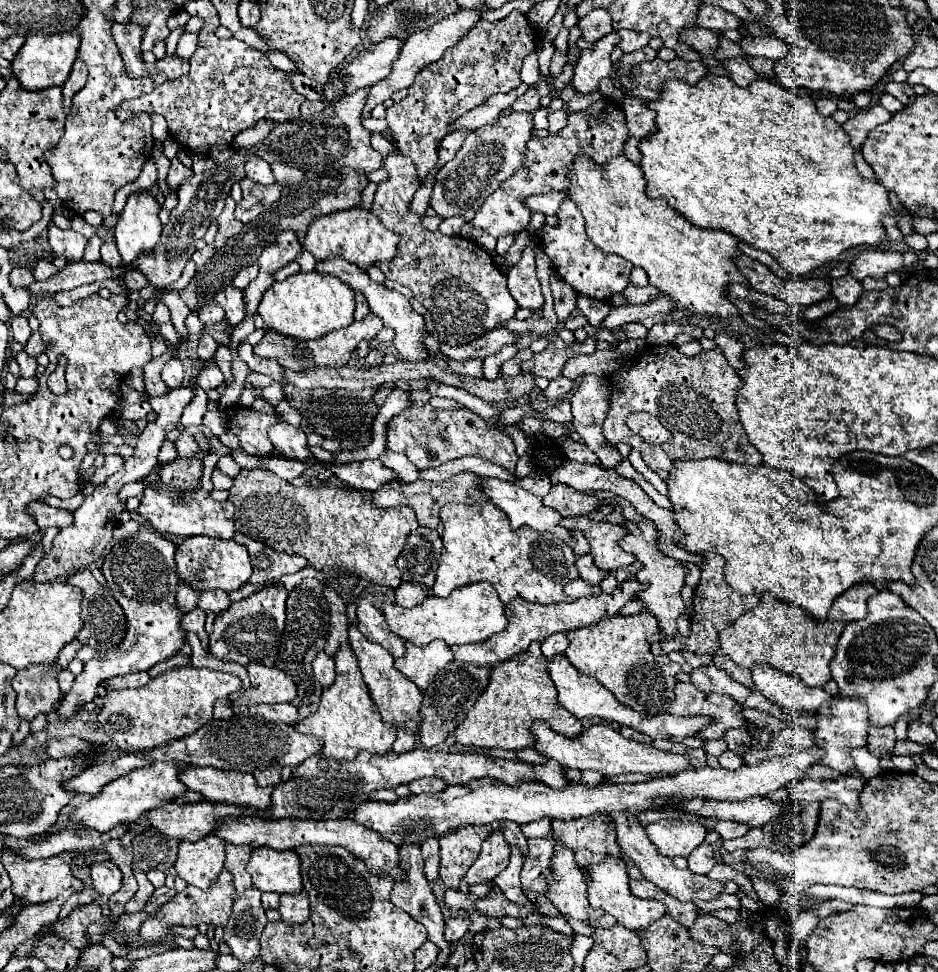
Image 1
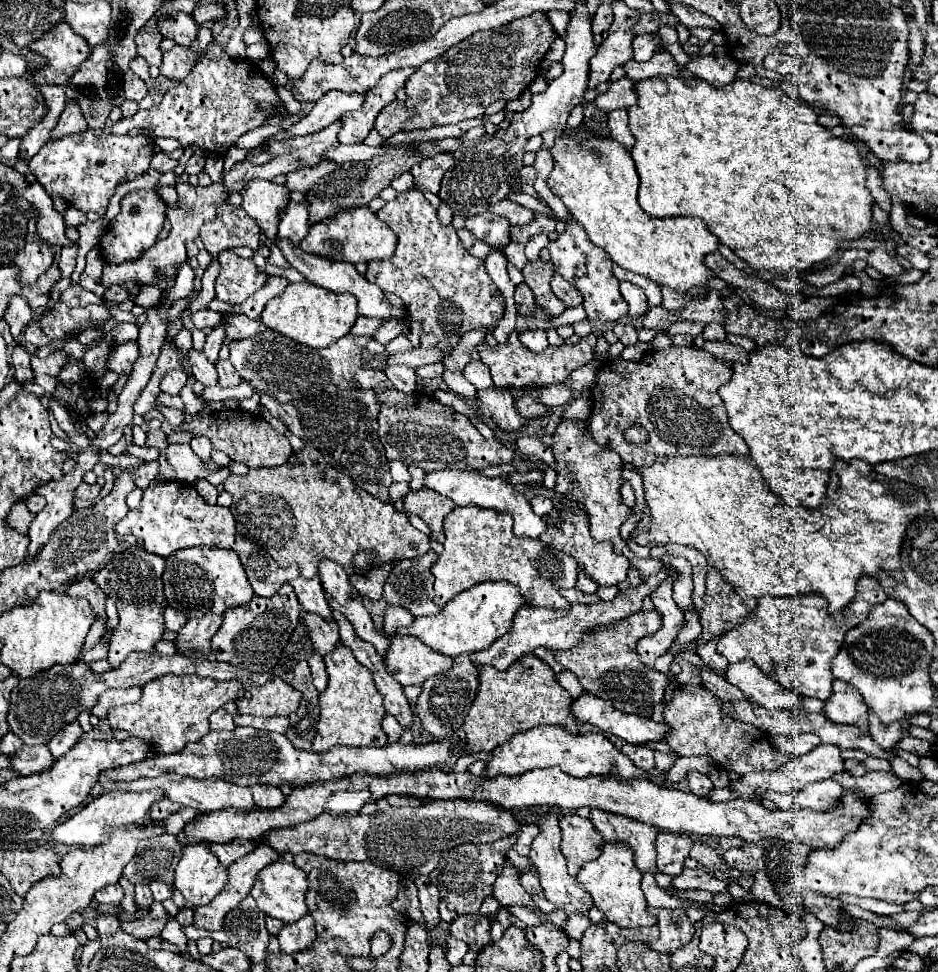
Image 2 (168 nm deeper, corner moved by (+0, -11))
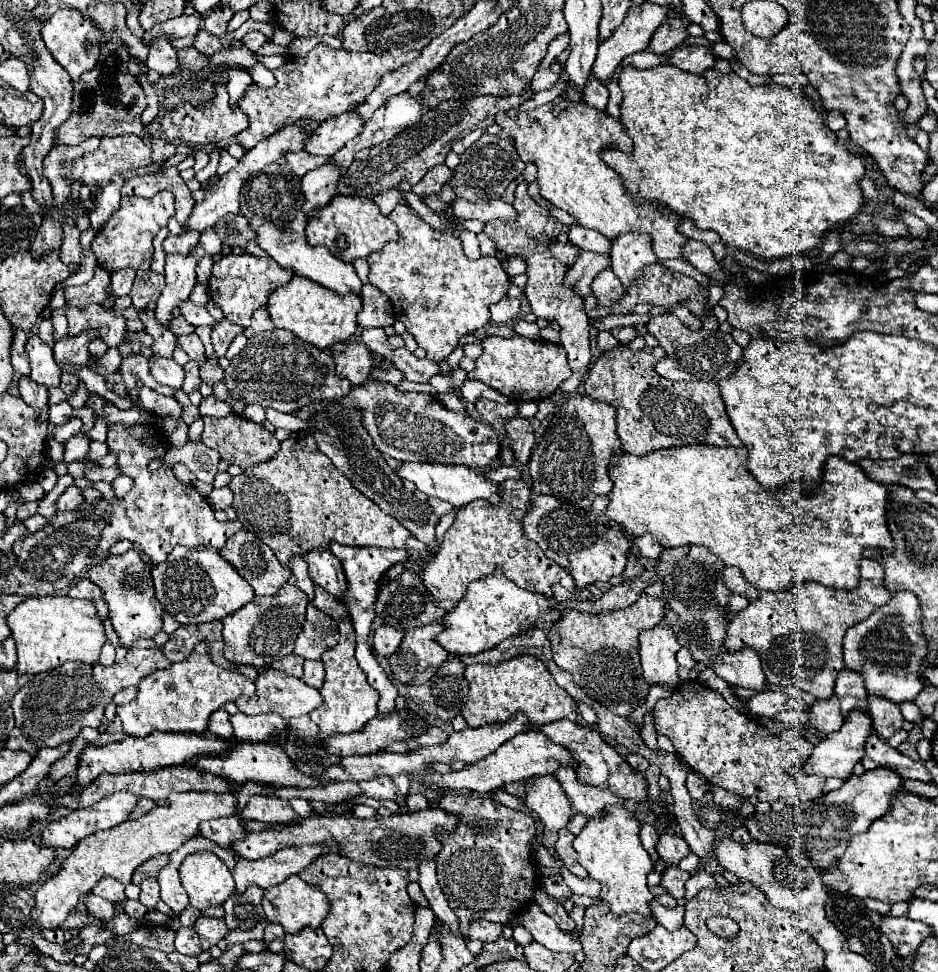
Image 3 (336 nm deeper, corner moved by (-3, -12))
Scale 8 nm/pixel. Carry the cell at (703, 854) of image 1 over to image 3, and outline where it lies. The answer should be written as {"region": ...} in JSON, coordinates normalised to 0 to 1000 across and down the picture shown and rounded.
{"region":[[[717,891],[717,893],[711,893],[707,897],[707,903],[705,903],[705,912],[720,924],[728,924],[730,920],[730,907],[735,905],[735,897],[728,897],[724,891]]]}

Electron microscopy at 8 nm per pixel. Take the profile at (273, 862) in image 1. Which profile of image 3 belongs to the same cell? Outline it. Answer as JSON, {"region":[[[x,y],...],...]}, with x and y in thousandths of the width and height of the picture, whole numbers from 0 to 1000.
{"region":[[[308,901],[304,907],[283,916],[280,936],[283,936],[285,949],[300,951],[304,961],[317,961],[323,955],[334,955],[334,957],[342,955],[346,942],[353,936],[353,930],[351,930],[349,922],[338,912],[332,912],[332,909],[323,907],[319,901]]]}

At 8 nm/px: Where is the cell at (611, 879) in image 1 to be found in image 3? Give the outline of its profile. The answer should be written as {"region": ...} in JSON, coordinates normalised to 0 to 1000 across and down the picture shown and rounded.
{"region":[[[645,829],[643,837],[639,842],[628,842],[619,858],[611,864],[611,872],[617,879],[617,889],[628,897],[632,905],[641,907],[643,916],[639,924],[645,926],[656,940],[694,940],[690,930],[698,922],[690,914],[690,899],[696,895],[696,885],[683,868],[681,854],[681,844],[666,829]]]}

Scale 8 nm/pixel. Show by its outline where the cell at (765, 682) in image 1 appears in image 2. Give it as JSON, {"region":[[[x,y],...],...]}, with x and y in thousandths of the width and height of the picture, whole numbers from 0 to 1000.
{"region":[[[800,678],[780,682],[774,690],[774,699],[785,705],[800,721],[817,729],[844,729],[853,721],[849,713],[838,711],[838,707],[812,694],[812,690],[808,690]]]}

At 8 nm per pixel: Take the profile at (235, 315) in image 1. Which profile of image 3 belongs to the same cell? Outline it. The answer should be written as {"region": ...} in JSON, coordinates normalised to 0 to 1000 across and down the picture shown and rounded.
{"region":[[[278,317],[278,319],[274,319],[274,321],[270,323],[270,329],[268,329],[268,342],[270,342],[270,344],[287,342],[287,340],[291,340],[291,337],[293,337],[293,335],[291,335],[291,331],[289,331],[289,327],[287,327],[285,317]]]}

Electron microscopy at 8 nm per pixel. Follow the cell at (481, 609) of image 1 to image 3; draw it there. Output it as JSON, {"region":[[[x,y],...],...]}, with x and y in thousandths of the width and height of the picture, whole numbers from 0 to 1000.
{"region":[[[528,586],[521,593],[502,599],[498,611],[491,615],[491,619],[487,619],[485,628],[472,634],[470,642],[474,644],[474,648],[466,654],[466,660],[477,671],[487,675],[511,673],[528,667],[538,656],[551,654],[572,644],[572,640],[594,640],[596,636],[596,628],[585,621],[583,613],[558,607],[549,599],[545,599],[534,586]]]}

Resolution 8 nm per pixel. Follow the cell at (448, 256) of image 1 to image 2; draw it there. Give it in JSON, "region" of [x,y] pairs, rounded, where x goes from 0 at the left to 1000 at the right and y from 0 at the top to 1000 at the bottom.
{"region":[[[443,190],[424,199],[424,203],[414,207],[401,221],[424,242],[424,254],[418,266],[394,269],[390,287],[407,299],[418,299],[429,306],[437,326],[452,336],[448,347],[450,357],[480,361],[499,341],[529,338],[537,326],[537,306],[522,289],[516,269],[490,254],[484,234],[469,231],[465,215]]]}

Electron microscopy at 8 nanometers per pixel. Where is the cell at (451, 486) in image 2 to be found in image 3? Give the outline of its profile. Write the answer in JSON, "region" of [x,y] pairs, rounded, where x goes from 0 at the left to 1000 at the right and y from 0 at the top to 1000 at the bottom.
{"region":[[[428,475],[428,479],[421,486],[430,494],[438,494],[447,506],[455,508],[455,512],[468,512],[483,521],[498,521],[500,516],[515,512],[523,519],[530,519],[534,514],[532,500],[523,496],[515,486],[502,484],[498,479],[477,479],[477,477],[449,477],[449,475]]]}

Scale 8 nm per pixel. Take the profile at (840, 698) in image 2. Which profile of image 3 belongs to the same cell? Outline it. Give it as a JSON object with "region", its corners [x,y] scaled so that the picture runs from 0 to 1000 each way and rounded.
{"region":[[[899,687],[892,695],[890,716],[897,722],[897,733],[901,739],[912,728],[924,728],[924,712],[922,712],[920,695],[909,689]]]}

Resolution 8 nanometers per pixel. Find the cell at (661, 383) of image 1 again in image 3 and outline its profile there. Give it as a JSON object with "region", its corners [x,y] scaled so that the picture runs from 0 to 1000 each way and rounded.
{"region":[[[656,356],[647,362],[643,362],[628,379],[628,385],[624,389],[624,405],[647,414],[658,420],[658,447],[662,453],[662,461],[671,467],[692,467],[703,461],[717,461],[717,459],[728,459],[728,457],[758,457],[758,459],[792,459],[788,449],[784,447],[771,412],[767,407],[767,397],[756,391],[743,391],[743,393],[713,393],[707,391],[696,377],[709,366],[705,356],[692,358],[688,356],[686,360],[675,362],[671,356]]]}

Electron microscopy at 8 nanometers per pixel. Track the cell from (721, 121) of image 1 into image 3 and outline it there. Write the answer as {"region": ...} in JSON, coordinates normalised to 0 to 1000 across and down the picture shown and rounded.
{"region":[[[664,68],[662,74],[660,74],[660,88],[664,93],[662,126],[666,130],[666,136],[675,144],[675,156],[666,158],[658,152],[641,154],[641,163],[645,165],[645,169],[649,169],[654,175],[658,175],[658,179],[666,187],[668,198],[679,208],[696,208],[696,210],[711,212],[720,220],[732,220],[735,224],[739,224],[743,235],[764,239],[775,253],[796,257],[811,267],[826,267],[826,265],[835,265],[835,263],[858,261],[860,257],[875,251],[880,241],[884,237],[888,237],[892,230],[907,226],[918,216],[918,212],[922,208],[920,198],[916,193],[916,185],[922,181],[922,171],[920,171],[918,163],[907,158],[892,144],[892,140],[882,132],[875,117],[867,111],[865,103],[854,93],[835,91],[835,88],[822,86],[822,84],[811,86],[811,88],[801,88],[799,84],[788,80],[784,74],[771,76],[762,70],[756,70],[749,76],[737,76],[737,74],[728,74],[720,68],[700,68],[700,70],[694,70],[694,72],[681,72],[681,70],[675,70],[675,68]]]}

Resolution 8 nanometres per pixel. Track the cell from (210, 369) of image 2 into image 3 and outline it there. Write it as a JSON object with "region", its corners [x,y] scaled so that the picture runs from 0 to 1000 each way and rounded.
{"region":[[[210,344],[189,346],[189,354],[201,364],[201,368],[204,368],[206,372],[216,372],[216,370],[219,370],[219,358],[216,358],[216,352],[212,350]]]}

